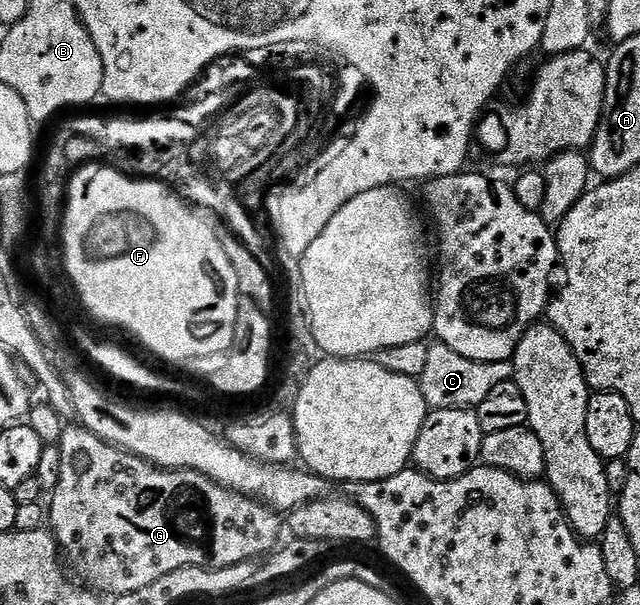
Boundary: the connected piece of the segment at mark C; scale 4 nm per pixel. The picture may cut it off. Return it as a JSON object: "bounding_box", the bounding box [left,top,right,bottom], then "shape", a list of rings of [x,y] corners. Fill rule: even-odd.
{"bounding_box":[419,342,514,410],"shape":[[[433,342],[427,351],[424,373],[421,374],[419,383],[421,393],[427,406],[431,410],[440,408],[475,408],[480,401],[488,397],[496,385],[513,378],[514,364],[511,360],[504,362],[478,362],[468,357],[460,356],[455,350],[448,348],[440,342]]]}

